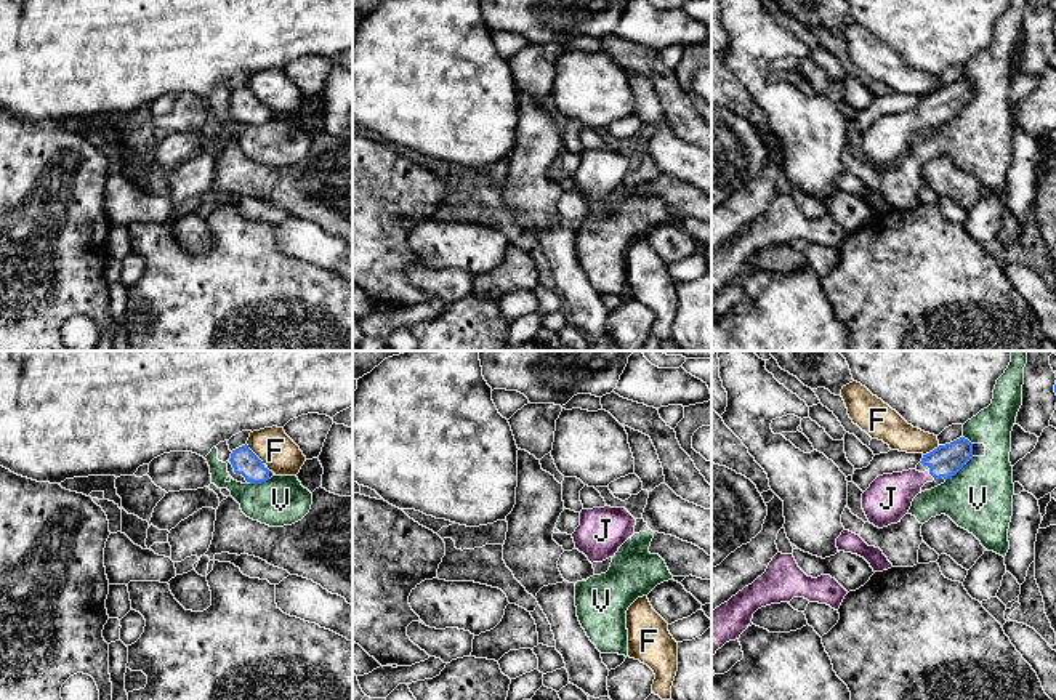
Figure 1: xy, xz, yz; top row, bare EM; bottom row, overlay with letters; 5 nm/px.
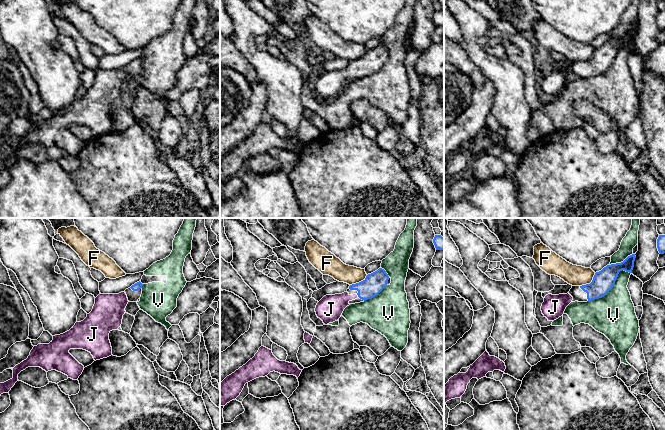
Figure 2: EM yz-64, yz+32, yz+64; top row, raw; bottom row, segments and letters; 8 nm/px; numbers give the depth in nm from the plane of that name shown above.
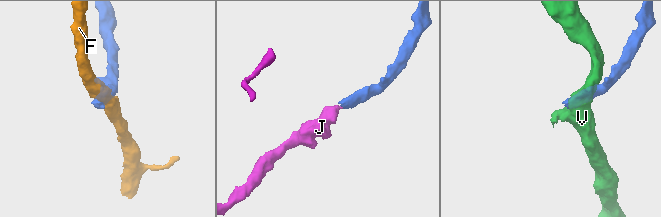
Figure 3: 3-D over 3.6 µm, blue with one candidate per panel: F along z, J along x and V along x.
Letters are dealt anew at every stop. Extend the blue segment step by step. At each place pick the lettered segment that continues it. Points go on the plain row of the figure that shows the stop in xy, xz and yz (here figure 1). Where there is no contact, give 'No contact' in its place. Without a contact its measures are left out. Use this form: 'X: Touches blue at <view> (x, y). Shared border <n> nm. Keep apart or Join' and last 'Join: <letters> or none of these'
F: Touches blue at xy (255, 96). Shared border 140 nm. Keep apart
J: Touches blue at yz (931, 116). Shared border 60 nm. Join
V: Touches blue at yz (959, 111). Shared border 190 nm. Keep apart
Join: J

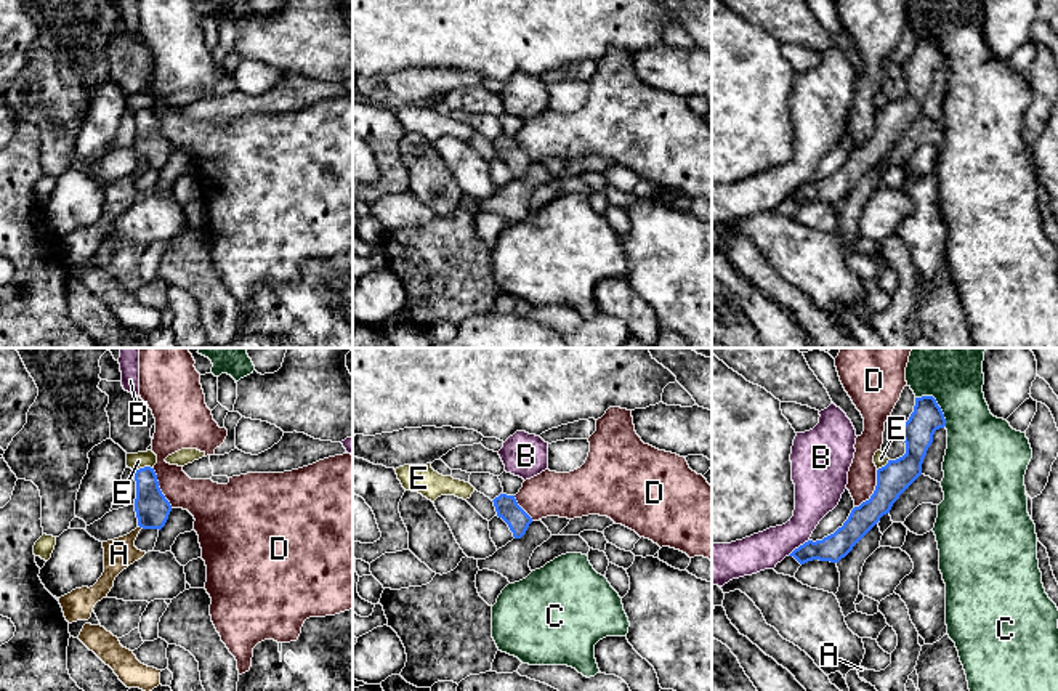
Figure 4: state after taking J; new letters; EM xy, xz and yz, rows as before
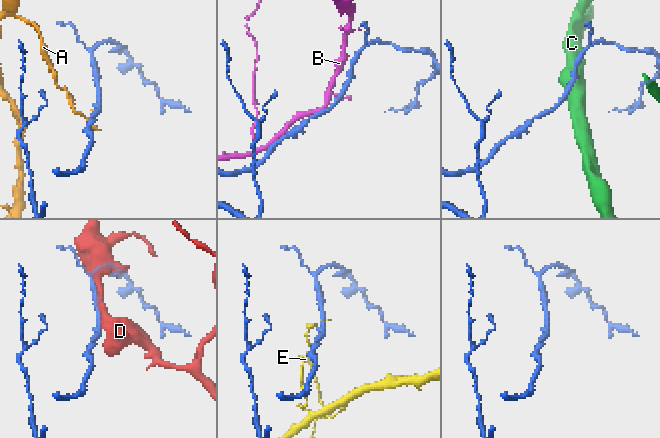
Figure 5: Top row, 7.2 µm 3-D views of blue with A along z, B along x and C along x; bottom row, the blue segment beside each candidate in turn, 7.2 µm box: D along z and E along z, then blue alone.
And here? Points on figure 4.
A: Touches blue at xy (141, 167). Shared border 40 nm. Keep apart
B: Touches blue at yz (799, 188). Shared border 140 nm. Keep apart
C: Touches blue at yz (936, 44). Shared border 220 nm. Keep apart
D: Touches blue at yz (874, 132). Shared border 220 nm. Keep apart
E: Touches blue at xy (145, 108). Shared border 90 nm. Keep apart
Join: none of these

